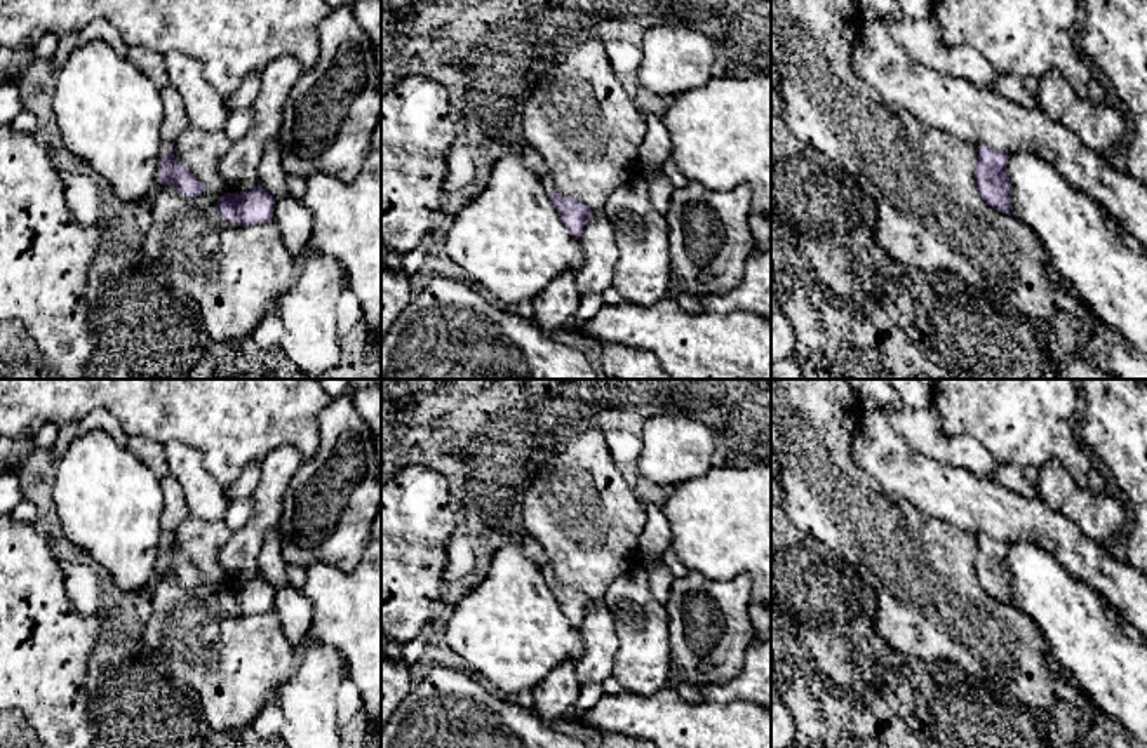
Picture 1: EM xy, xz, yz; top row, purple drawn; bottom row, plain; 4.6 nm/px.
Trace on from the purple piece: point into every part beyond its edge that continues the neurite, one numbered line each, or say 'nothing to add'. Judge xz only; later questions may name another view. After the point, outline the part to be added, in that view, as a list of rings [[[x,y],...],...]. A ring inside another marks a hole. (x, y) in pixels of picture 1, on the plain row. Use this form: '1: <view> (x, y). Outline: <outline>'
1: xz (533, 550). Outline: [[[526,531],[519,536],[519,541],[522,544],[526,557],[540,567],[547,586],[550,588],[553,583],[557,583],[553,565],[543,546]]]

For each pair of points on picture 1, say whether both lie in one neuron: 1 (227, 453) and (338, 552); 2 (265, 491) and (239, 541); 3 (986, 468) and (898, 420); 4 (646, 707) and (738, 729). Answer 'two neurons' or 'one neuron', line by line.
1: two neurons
2: one neuron
3: one neuron
4: one neuron

